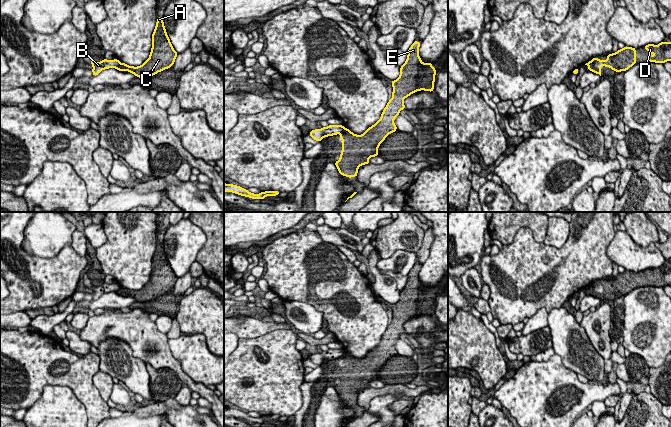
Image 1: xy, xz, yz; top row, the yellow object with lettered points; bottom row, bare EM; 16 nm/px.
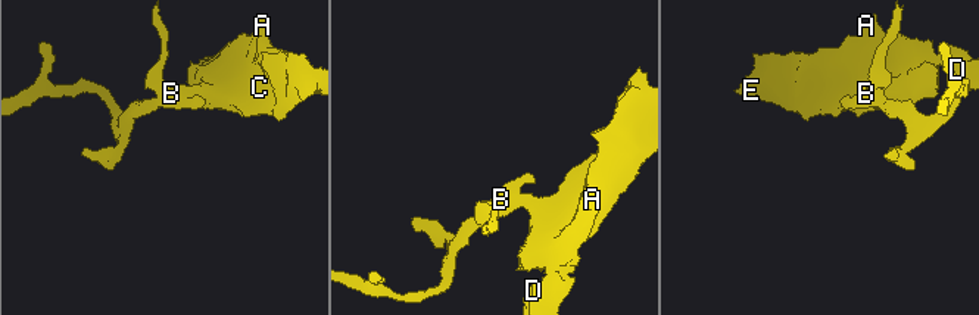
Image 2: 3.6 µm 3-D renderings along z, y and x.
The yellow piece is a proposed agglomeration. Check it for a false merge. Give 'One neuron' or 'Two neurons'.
Two neurons

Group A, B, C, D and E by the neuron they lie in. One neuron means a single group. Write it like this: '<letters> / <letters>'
A C D E / B

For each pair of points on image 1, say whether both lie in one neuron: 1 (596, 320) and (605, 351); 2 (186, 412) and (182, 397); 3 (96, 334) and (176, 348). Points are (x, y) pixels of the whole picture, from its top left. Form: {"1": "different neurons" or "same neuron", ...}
{"1": "same neuron", "2": "different neurons", "3": "different neurons"}

